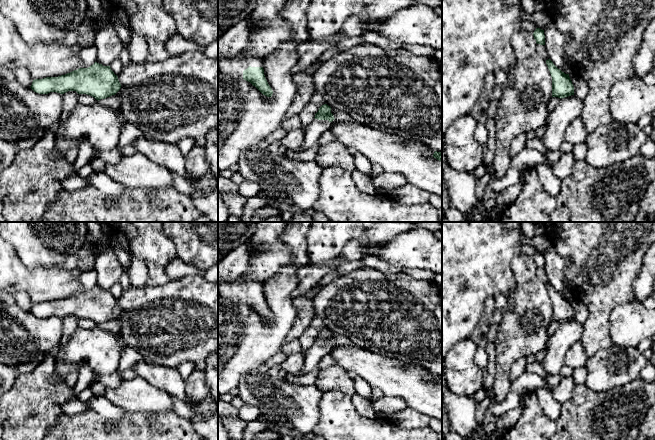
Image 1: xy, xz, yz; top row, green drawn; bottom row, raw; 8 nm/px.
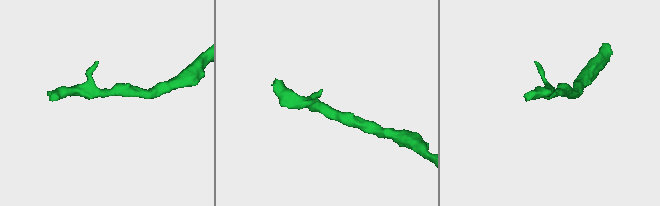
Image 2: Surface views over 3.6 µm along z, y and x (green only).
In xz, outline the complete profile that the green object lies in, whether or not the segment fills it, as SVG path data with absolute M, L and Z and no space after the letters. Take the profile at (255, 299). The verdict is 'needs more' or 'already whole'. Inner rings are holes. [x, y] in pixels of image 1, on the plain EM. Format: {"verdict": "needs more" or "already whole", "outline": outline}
{"verdict": "needs more", "outline": "M242 275L232 282L220 283L218 295L235 304L244 303L250 306L267 321L271 321L273 318L265 302L263 286L260 282L249 281Z"}

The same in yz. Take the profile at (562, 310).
{"verdict": "already whole", "outline": "M550 283L546 284L546 288L552 301L552 321L562 323L574 319L574 310L569 298L558 293Z"}

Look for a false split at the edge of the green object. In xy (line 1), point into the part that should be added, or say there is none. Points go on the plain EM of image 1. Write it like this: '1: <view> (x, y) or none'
1: none

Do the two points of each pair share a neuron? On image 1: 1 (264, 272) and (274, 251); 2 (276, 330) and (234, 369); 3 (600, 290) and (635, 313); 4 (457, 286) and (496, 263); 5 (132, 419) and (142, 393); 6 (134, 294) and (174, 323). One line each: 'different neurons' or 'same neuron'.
1: same neuron
2: same neuron
3: different neurons
4: same neuron
5: different neurons
6: same neuron

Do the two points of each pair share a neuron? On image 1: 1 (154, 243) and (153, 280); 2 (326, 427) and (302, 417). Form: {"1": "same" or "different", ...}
{"1": "same", "2": "different"}

